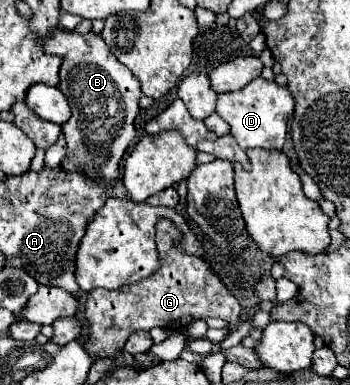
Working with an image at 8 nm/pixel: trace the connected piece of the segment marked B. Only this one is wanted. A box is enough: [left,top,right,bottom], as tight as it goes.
[44,30,140,184]

